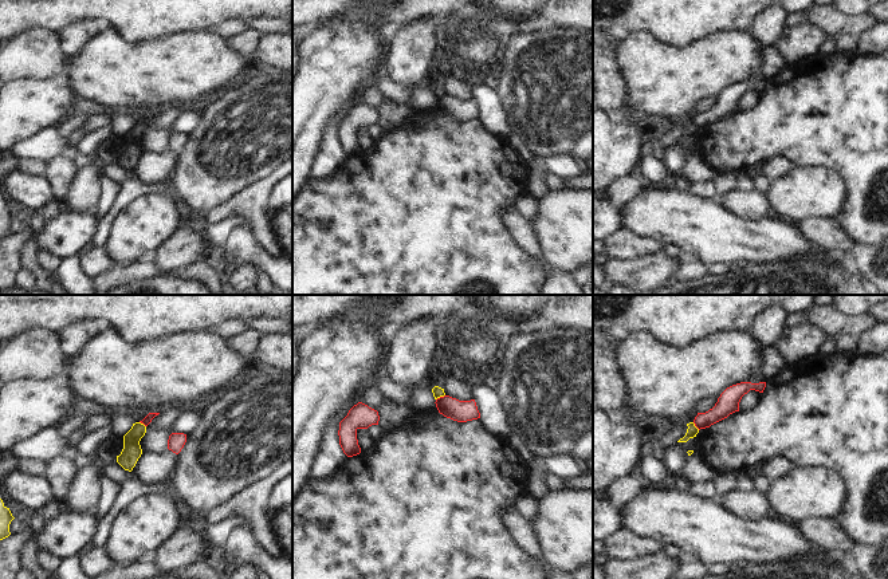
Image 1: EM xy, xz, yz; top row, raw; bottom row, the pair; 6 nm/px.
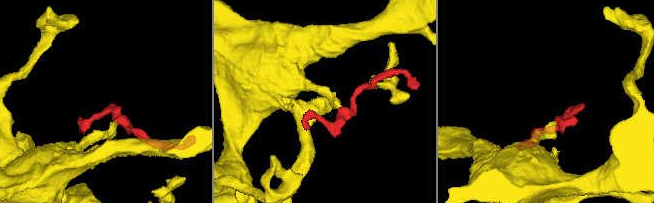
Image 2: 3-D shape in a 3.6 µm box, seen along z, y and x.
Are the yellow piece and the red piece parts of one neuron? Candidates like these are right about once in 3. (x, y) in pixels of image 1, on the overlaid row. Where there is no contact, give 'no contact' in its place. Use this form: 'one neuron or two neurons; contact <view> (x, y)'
two neurons; contact xz (440, 396)

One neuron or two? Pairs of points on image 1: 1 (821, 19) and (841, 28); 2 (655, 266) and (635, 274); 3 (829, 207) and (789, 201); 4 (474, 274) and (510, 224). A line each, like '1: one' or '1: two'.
1: one
2: one
3: one
4: two

